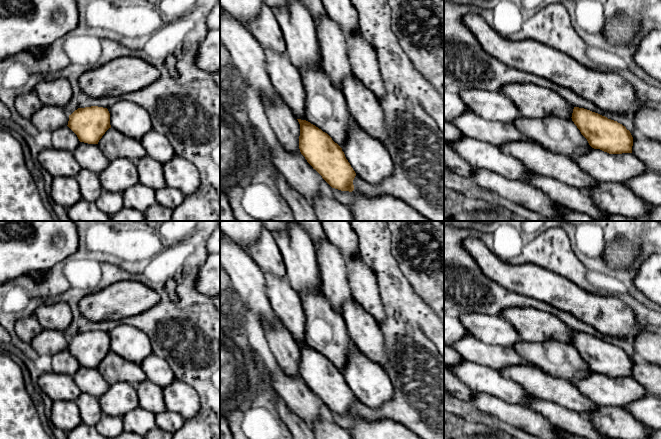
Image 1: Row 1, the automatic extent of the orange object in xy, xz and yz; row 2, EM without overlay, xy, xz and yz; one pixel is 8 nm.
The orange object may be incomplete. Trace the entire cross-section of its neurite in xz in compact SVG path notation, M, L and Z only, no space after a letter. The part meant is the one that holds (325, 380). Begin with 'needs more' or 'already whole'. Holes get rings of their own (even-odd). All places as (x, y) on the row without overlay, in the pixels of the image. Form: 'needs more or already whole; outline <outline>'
already whole; outline M297 344L300 348L299 373L307 386L332 412L352 416L356 397L342 372L315 349Z

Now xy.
already whole; outline M91 330L78 332L71 339L67 349L80 366L98 368L105 356L111 352L107 332Z

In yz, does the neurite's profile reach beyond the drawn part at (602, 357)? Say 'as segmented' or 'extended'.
as segmented

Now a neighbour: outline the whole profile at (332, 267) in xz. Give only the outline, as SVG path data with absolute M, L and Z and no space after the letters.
M327 238L316 246L321 287L335 312L341 315L342 305L354 300L348 282L347 260Z

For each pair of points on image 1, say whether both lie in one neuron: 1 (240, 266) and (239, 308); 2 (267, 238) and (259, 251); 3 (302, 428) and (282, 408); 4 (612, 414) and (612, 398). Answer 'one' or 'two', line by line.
1: two
2: one
3: one
4: two

